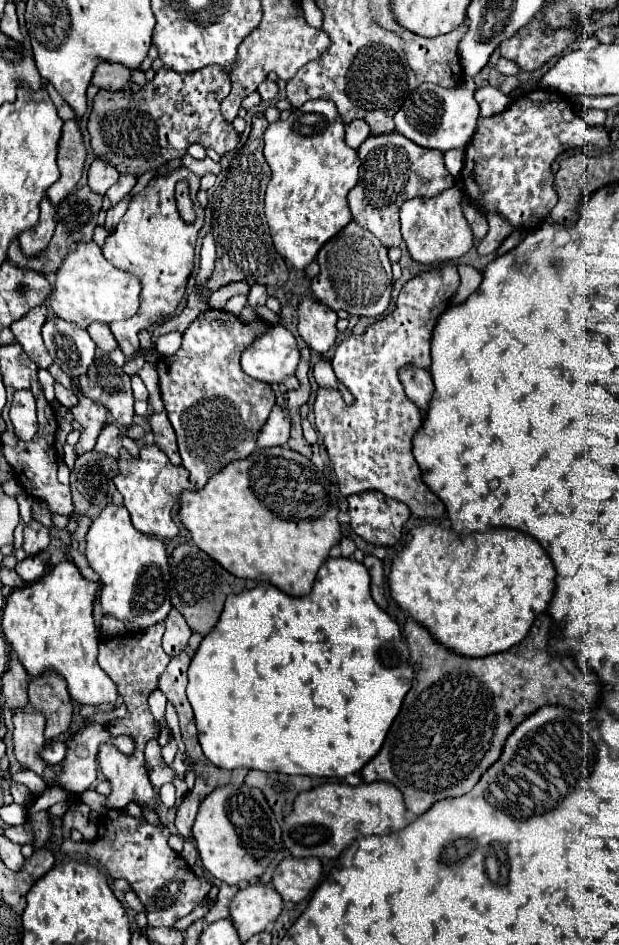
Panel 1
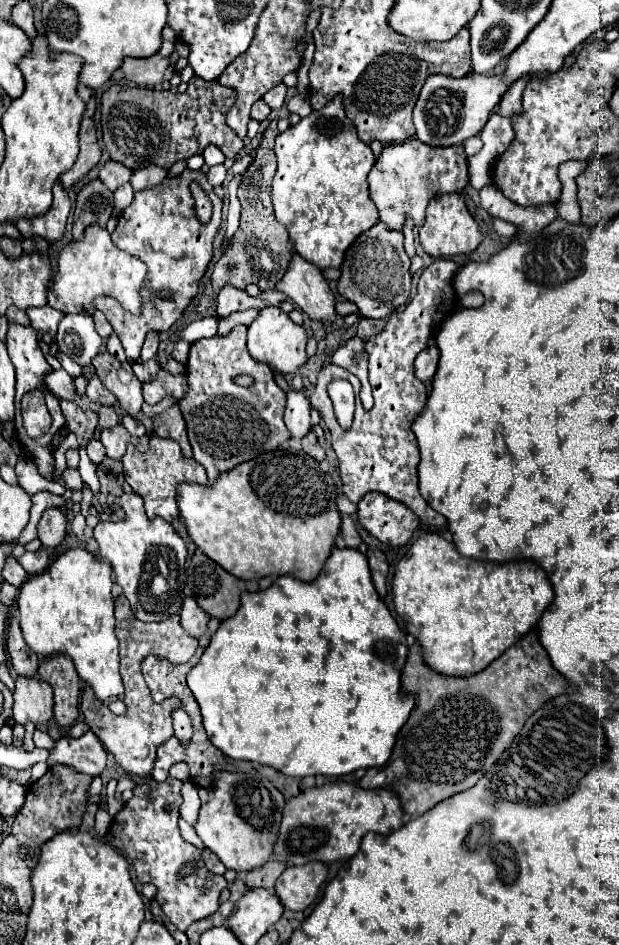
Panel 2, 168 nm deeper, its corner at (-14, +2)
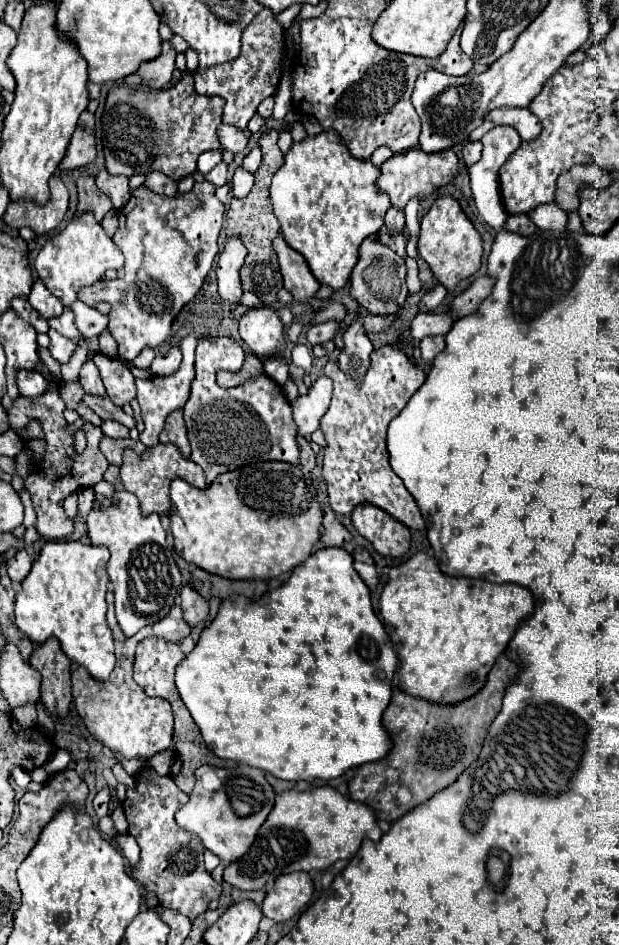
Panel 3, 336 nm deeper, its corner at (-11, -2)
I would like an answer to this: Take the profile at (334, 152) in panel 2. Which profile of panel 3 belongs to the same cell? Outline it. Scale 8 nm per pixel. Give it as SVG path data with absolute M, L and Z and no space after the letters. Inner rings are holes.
M333 130L293 142L273 176L271 204L285 242L303 254L313 276L333 290L349 282L359 244L381 230L385 212L391 208L389 198L375 186L377 176L379 168L371 160L351 156Z

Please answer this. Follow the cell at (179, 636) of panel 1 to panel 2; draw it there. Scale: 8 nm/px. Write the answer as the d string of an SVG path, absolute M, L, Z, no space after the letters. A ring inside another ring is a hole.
M186 598L180 610L180 624L186 632L192 632L192 636L200 638L206 632L206 624L210 620L210 616L196 604L194 598Z

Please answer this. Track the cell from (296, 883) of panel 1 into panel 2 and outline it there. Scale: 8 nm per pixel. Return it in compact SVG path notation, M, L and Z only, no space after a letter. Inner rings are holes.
M308 862L304 866L286 868L276 880L276 896L288 910L306 910L320 892L328 870L320 862Z

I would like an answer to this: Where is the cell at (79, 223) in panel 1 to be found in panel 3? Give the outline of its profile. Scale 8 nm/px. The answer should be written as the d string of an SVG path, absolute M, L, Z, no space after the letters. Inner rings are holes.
M81 176L77 180L77 190L79 190L79 202L77 202L75 216L83 216L85 212L93 212L95 220L101 222L103 216L113 208L109 196L105 196L95 186L95 178L93 176Z

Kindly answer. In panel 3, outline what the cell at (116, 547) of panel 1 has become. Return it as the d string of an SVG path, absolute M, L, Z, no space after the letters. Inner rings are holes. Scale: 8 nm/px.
M117 490L111 500L111 506L91 510L87 514L85 522L89 528L87 534L91 538L91 544L93 546L107 546L111 552L107 572L109 572L109 580L115 588L115 614L117 614L123 634L133 636L143 626L155 624L161 618L161 614L165 614L165 604L157 602L157 604L153 604L151 612L145 612L145 614L139 612L133 602L133 596L131 596L131 586L141 584L141 576L135 576L135 574L149 574L147 578L153 578L153 584L165 582L169 586L181 586L181 572L175 562L175 552L173 552L173 546L167 538L167 532L163 530L163 526L159 522L159 516L151 514L151 516L143 518L141 510L139 510L137 496L127 490ZM133 566L135 566L135 570L131 570ZM159 574L163 574L163 578L159 578ZM173 580L175 580L175 584L173 584Z

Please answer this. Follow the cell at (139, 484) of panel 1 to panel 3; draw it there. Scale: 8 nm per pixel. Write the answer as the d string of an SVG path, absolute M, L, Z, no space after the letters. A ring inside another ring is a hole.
M157 444L147 448L143 454L135 454L133 450L125 450L123 452L123 466L121 466L121 482L123 488L133 492L139 498L141 504L141 512L143 516L151 516L155 514L169 514L167 502L169 502L169 484L181 478L185 482L189 482L195 488L205 488L205 474L201 472L201 466L193 464L191 460L183 458L181 452L177 450L177 446L173 444Z

